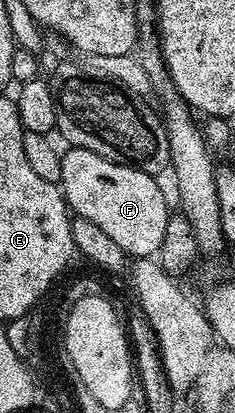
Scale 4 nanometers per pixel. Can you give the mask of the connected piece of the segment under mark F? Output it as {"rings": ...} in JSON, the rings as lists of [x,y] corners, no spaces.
{"rings":[[[73,146],[67,147],[65,150],[67,152],[61,153],[60,187],[62,196],[66,199],[67,209],[74,216],[88,218],[88,222],[100,226],[100,230],[104,230],[104,234],[108,234],[108,238],[112,238],[112,242],[116,242],[116,246],[120,246],[120,250],[124,250],[127,257],[153,257],[158,254],[161,244],[164,242],[165,227],[168,226],[172,215],[172,209],[166,205],[166,196],[162,193],[161,186],[158,185],[159,181],[148,175],[147,172],[141,172],[139,168],[129,168],[127,164],[117,164],[92,150]]]}

